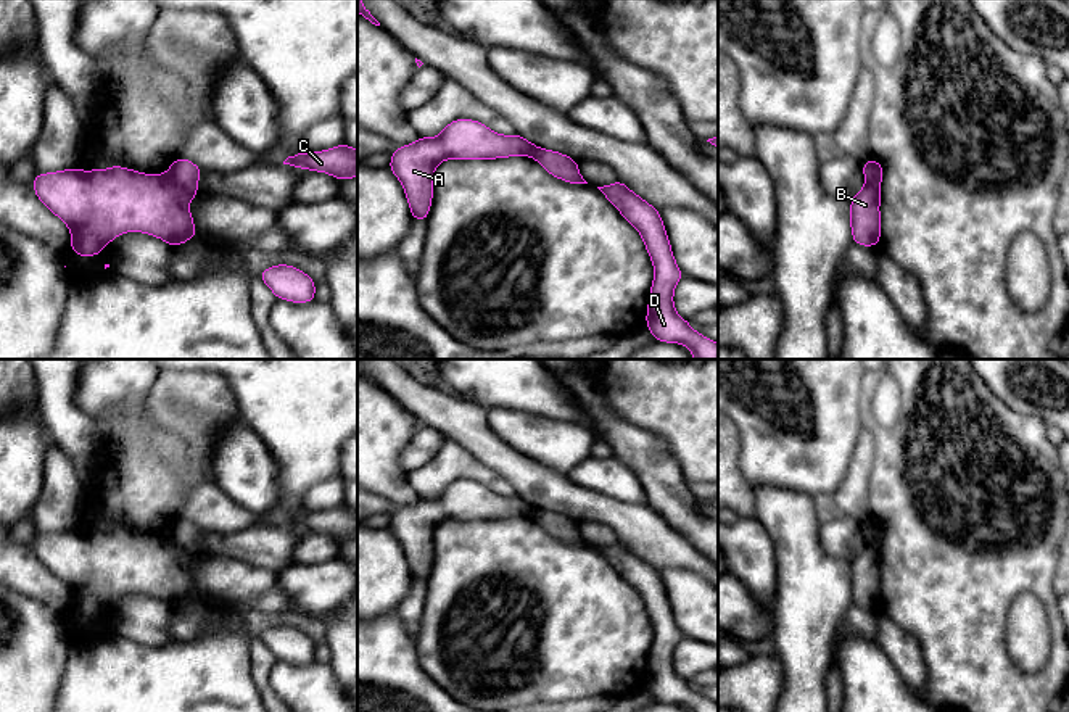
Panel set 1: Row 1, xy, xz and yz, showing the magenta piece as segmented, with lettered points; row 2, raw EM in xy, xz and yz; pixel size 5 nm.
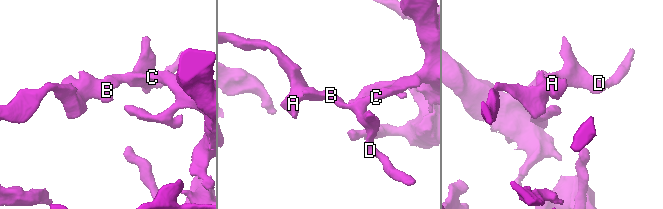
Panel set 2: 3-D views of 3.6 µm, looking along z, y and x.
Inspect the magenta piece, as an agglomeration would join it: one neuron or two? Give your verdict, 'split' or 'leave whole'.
split

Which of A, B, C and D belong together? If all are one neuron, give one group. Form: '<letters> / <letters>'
A B / C D

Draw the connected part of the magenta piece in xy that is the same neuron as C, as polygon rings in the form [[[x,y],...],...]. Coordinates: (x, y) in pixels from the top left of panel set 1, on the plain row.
[[[341,504],[322,512],[301,512],[298,515],[291,515],[283,522],[283,525],[290,525],[298,530],[327,533],[332,538],[345,541],[357,538],[357,511]]]

